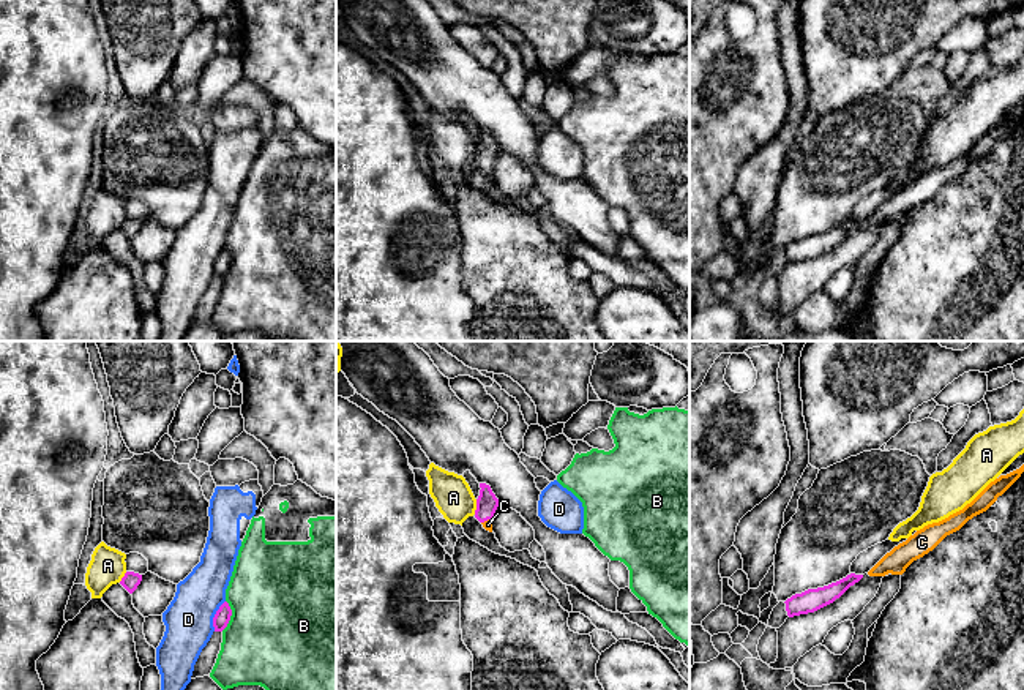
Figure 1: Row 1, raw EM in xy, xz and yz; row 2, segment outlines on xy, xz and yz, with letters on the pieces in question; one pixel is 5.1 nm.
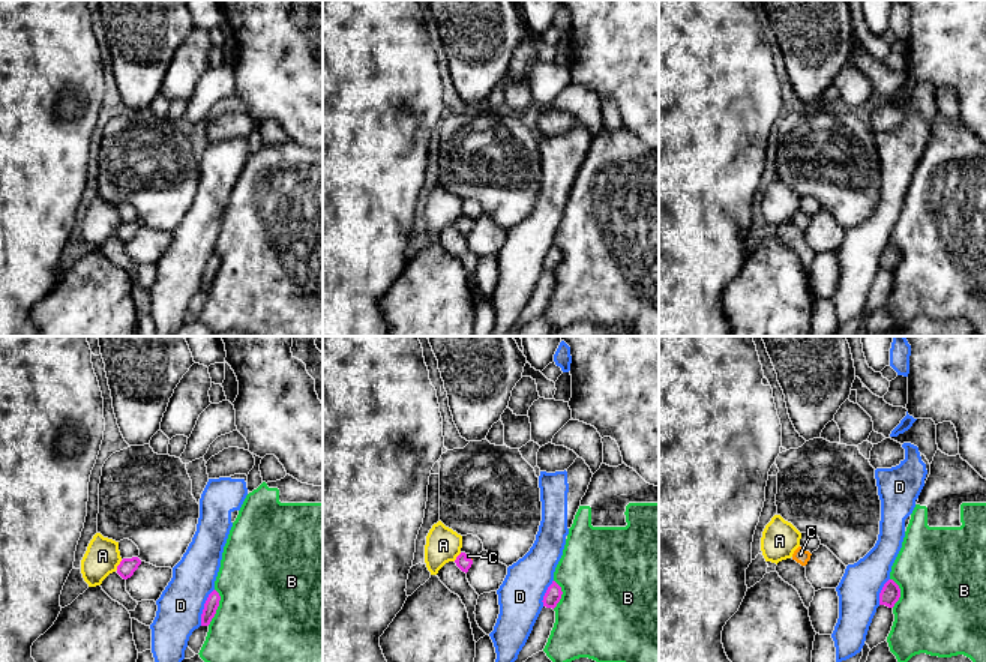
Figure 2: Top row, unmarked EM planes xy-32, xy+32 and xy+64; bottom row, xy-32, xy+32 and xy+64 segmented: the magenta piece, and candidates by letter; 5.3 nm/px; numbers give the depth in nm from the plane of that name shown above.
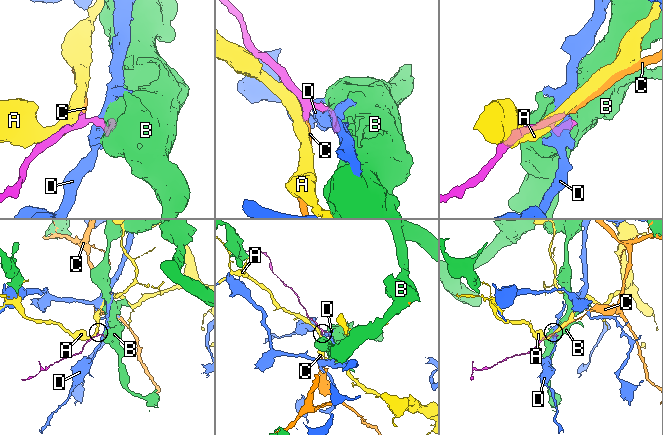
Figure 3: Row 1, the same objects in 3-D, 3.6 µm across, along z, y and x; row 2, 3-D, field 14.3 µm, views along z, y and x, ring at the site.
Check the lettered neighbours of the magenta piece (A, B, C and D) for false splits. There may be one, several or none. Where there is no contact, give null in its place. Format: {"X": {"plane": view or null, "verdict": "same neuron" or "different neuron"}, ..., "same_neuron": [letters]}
{"A": {"plane": "xz", "verdict": "different neuron"}, "B": {"plane": "xy", "verdict": "different neuron"}, "C": {"plane": "xz", "verdict": "same neuron"}, "D": {"plane": "xy", "verdict": "different neuron"}, "same_neuron": ["C"]}

